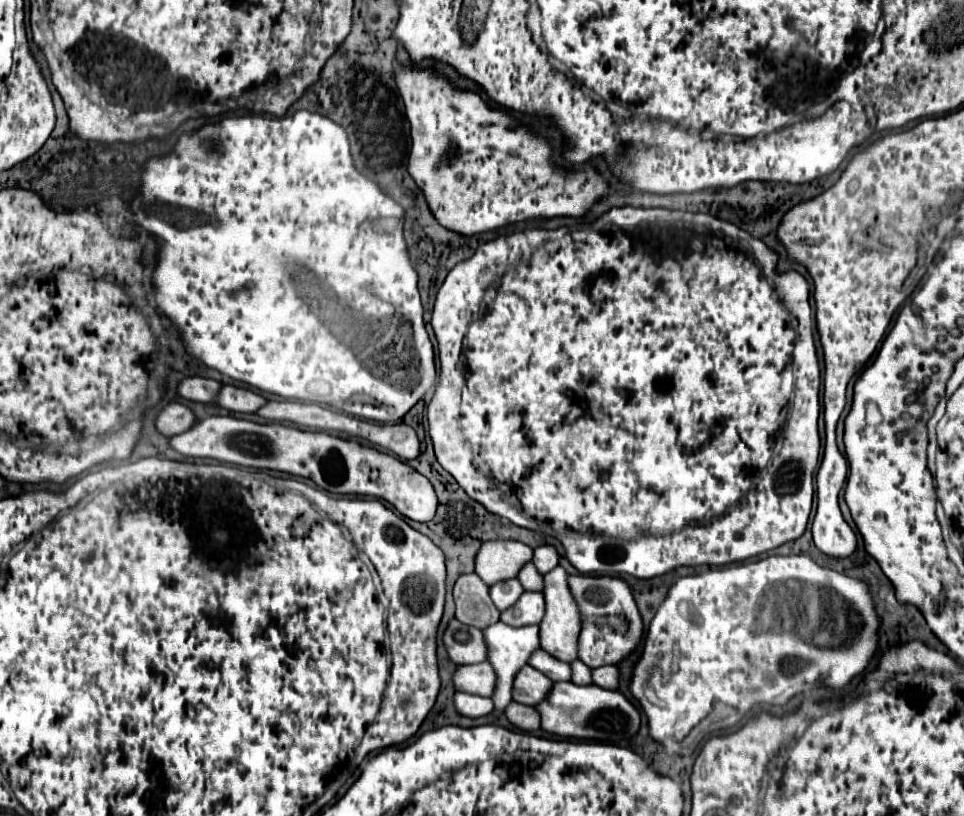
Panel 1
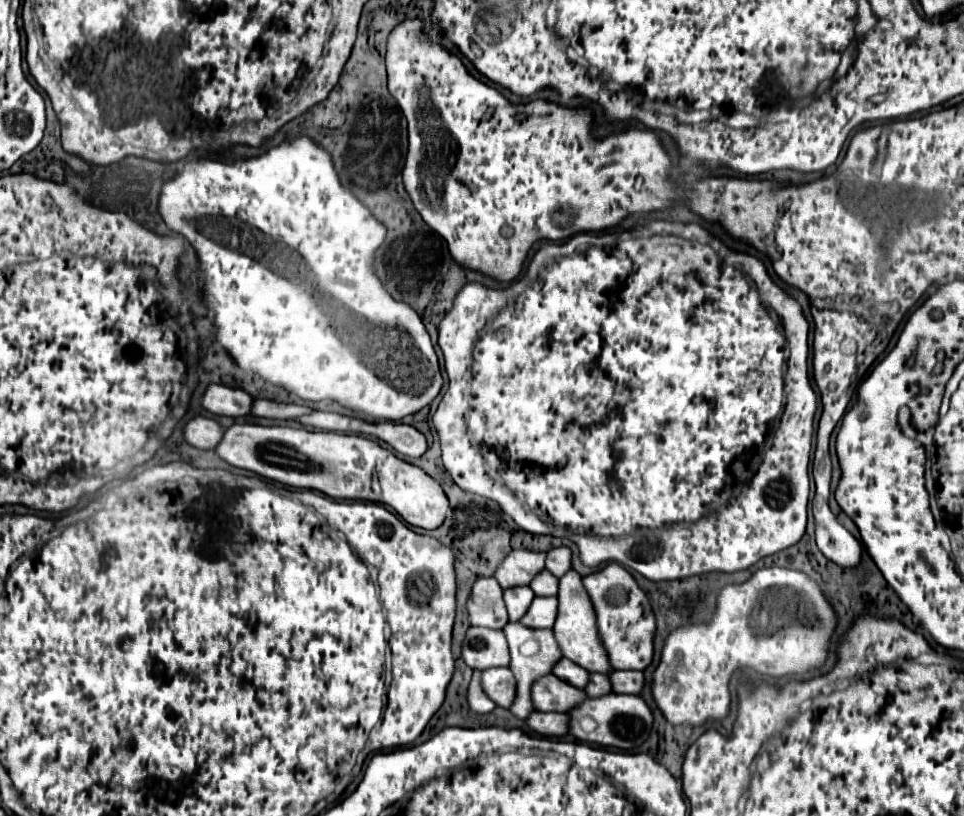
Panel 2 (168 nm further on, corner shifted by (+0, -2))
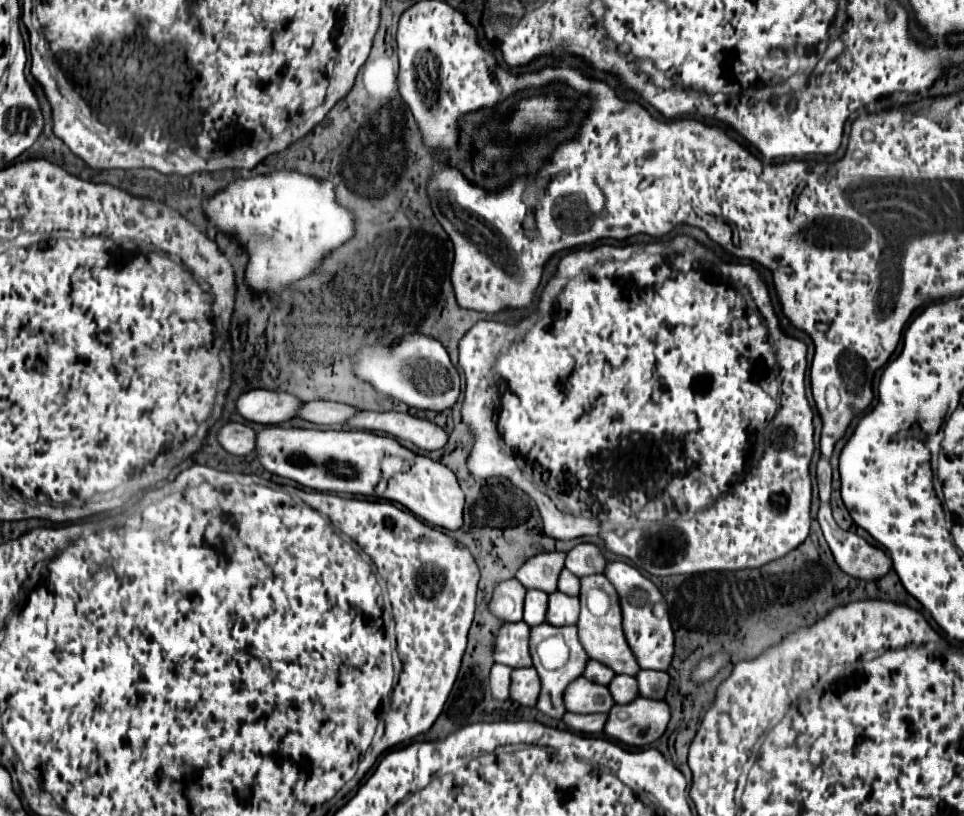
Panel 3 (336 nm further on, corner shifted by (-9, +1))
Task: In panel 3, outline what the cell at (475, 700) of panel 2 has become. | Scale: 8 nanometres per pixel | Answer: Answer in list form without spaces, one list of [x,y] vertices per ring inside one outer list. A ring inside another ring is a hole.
[[[504,664],[492,666],[492,670],[490,670],[490,692],[496,700],[508,700],[510,672],[512,672],[512,668],[508,668]]]

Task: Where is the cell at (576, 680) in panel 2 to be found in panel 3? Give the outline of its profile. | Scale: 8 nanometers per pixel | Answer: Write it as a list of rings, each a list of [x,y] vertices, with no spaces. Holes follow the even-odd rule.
[[[588,660],[586,662],[586,670],[584,670],[582,676],[588,678],[590,682],[596,682],[596,684],[604,684],[606,686],[606,684],[610,684],[614,672],[608,666],[604,666],[604,664],[596,662],[596,660]]]

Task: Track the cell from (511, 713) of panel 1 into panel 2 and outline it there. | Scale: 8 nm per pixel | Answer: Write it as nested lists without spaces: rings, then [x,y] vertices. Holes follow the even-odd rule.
[[[535,711],[527,719],[529,727],[541,735],[551,735],[551,737],[563,737],[567,735],[567,713],[541,713]]]

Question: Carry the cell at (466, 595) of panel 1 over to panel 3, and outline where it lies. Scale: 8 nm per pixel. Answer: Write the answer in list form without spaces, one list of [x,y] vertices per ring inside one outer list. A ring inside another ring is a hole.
[[[504,580],[498,582],[492,598],[490,598],[490,612],[504,622],[520,622],[522,620],[522,602],[524,602],[526,588],[516,580]]]

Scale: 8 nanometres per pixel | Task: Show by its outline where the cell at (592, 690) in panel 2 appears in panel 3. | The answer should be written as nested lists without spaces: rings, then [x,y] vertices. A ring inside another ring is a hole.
[[[614,676],[612,682],[608,684],[608,690],[610,690],[614,702],[618,702],[618,704],[632,702],[638,696],[638,688],[636,688],[636,678],[634,676]]]

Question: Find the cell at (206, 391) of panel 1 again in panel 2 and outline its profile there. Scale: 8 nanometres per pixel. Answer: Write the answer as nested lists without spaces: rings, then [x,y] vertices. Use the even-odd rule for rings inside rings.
[[[209,385],[203,395],[203,407],[215,415],[247,417],[251,413],[253,397],[241,389],[225,385]]]

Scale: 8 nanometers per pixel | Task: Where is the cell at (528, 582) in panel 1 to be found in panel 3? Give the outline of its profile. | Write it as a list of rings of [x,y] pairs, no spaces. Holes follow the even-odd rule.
[[[564,568],[560,578],[558,578],[558,590],[568,594],[568,596],[578,596],[580,594],[580,580],[578,580],[578,576],[574,576],[572,572],[568,572]]]

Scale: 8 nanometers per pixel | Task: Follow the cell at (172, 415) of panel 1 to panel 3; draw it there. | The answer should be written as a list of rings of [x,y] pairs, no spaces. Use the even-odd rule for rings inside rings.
[[[238,422],[224,424],[218,430],[216,440],[226,452],[236,454],[236,456],[246,456],[254,450],[254,430]]]

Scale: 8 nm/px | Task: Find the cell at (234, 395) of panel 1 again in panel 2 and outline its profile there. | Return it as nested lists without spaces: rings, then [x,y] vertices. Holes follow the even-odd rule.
[[[255,399],[253,403],[253,415],[267,417],[267,419],[297,419],[299,415],[307,415],[307,411],[313,409],[299,407],[299,405],[285,405],[269,399]]]

